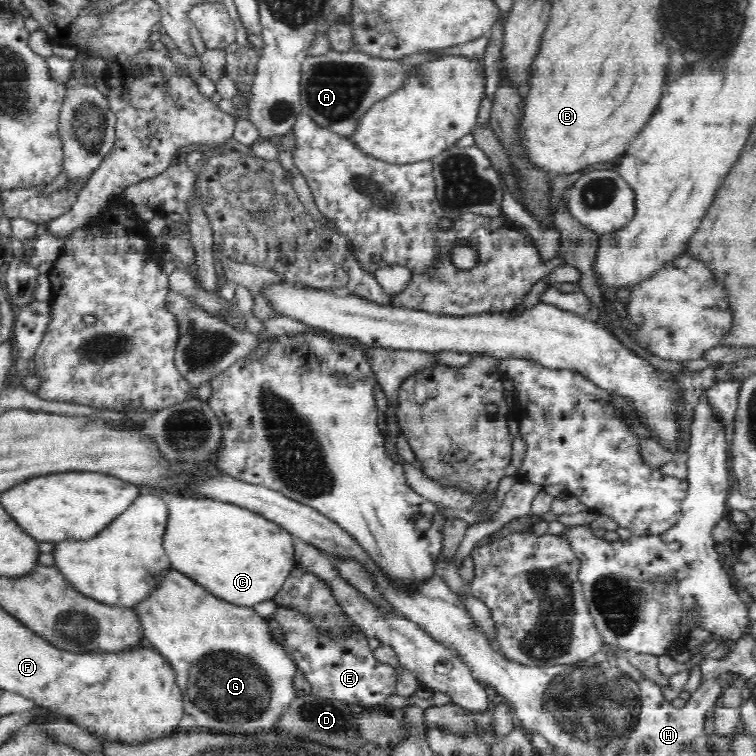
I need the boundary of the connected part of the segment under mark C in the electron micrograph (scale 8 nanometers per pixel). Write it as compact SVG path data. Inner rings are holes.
M159 492L157 495L165 500L169 510L163 547L172 569L203 585L203 588L213 596L244 607L253 607L258 602L270 601L284 586L290 571L296 566L297 539L287 529L260 513L237 504L230 504L228 501L167 492Z

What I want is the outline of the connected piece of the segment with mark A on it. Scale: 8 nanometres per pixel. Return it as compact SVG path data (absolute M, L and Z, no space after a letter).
M330 50L324 56L308 56L301 64L300 103L303 113L330 133L346 138L353 136L364 114L376 102L399 89L409 69L414 68L410 61L407 65L400 61L373 57L356 50L336 52Z

